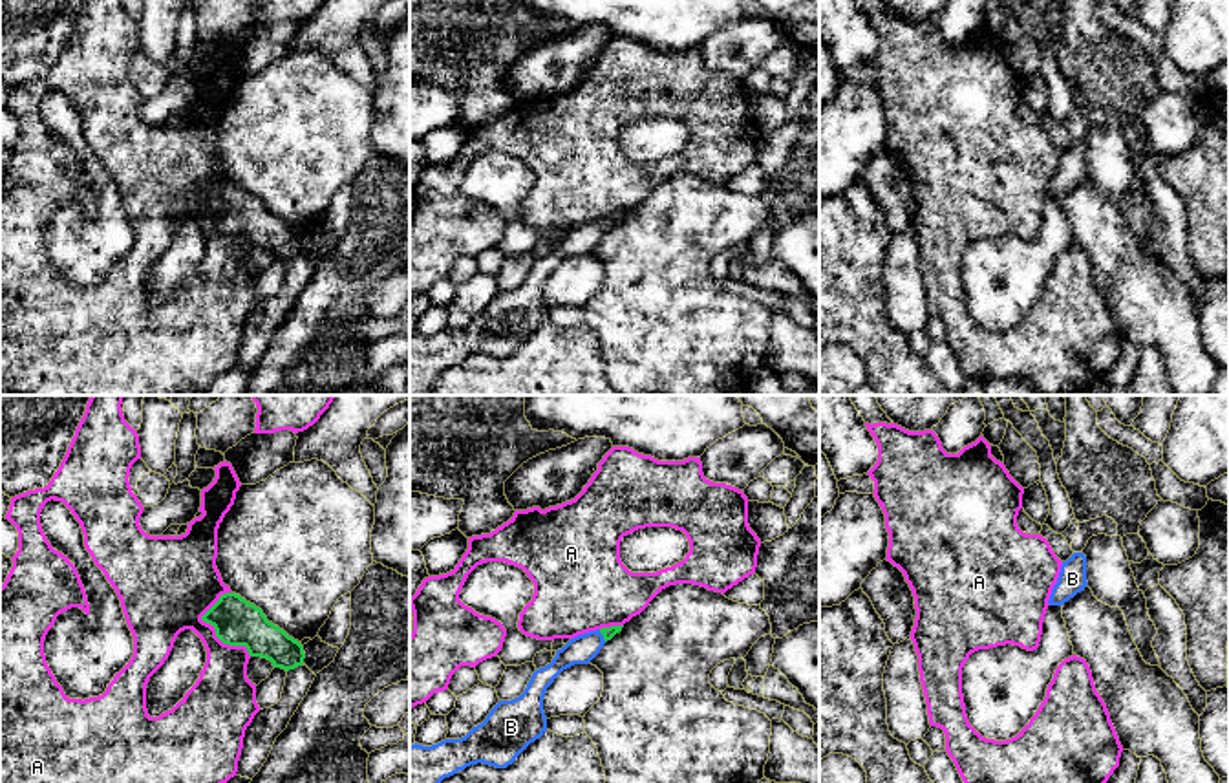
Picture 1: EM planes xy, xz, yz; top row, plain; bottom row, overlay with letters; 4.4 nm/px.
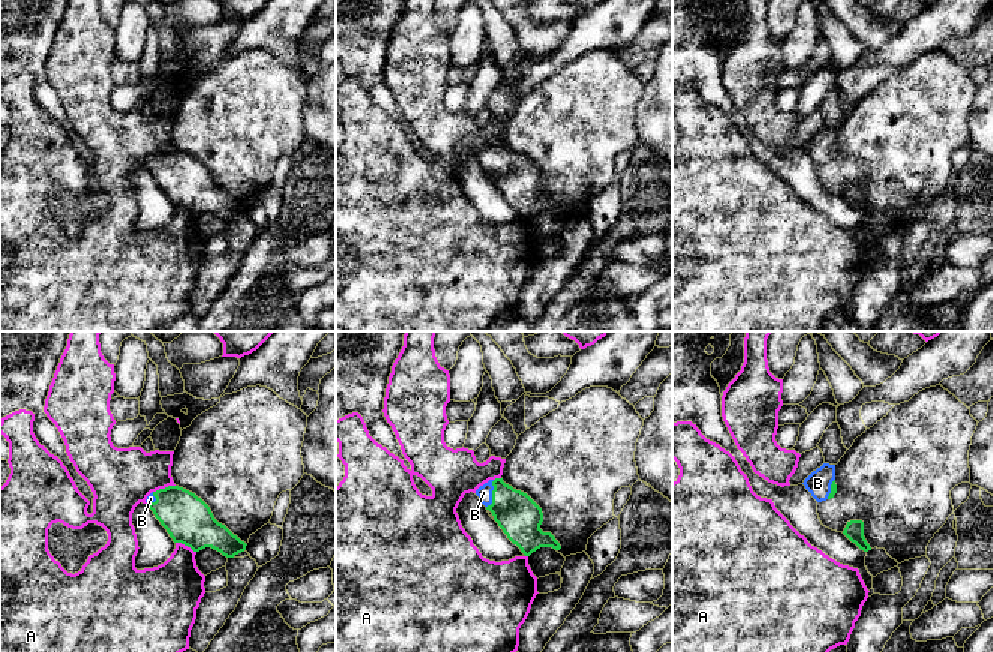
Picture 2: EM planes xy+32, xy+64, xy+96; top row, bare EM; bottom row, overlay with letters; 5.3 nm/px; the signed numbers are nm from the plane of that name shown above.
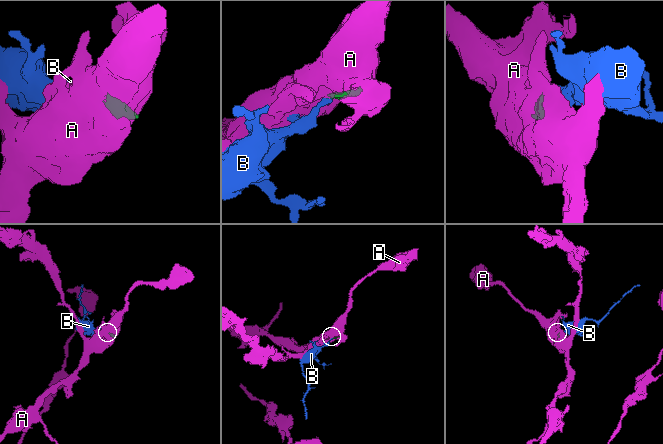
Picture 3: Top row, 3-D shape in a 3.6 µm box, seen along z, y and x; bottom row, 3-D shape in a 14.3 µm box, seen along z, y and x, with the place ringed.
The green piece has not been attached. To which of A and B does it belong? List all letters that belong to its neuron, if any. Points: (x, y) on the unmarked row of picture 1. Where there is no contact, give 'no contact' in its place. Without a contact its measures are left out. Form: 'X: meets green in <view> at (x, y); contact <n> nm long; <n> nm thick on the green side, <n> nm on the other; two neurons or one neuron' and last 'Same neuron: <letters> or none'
A: meets green in xy at (216, 222); contact 300 nm long; 200 nm thick on the green side, 320 nm on the other; two neurons
B: meets green in xz at (602, 224); contact 70 nm long; 50 nm thick on the green side, 130 nm on the other; one neuron
Same neuron: B

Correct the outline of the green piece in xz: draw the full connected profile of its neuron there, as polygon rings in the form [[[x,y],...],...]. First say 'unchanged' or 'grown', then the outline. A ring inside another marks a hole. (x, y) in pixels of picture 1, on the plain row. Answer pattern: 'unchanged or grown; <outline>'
grown; [[[624,216],[602,218],[571,229],[545,258],[532,263],[525,282],[499,291],[486,309],[461,329],[410,337],[410,395],[430,395],[435,377],[470,355],[507,359],[547,322],[543,287],[554,269],[574,254],[589,254]]]

